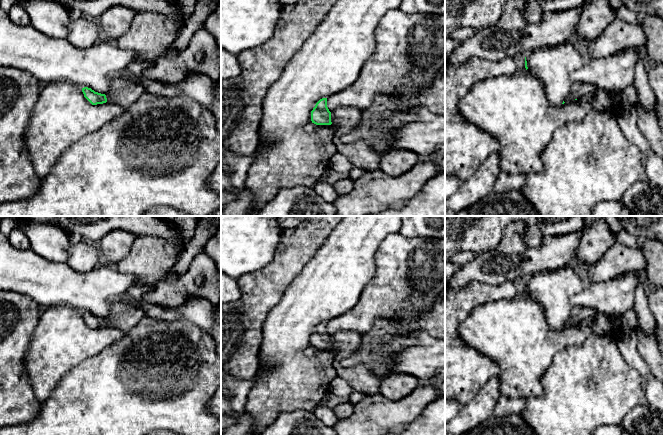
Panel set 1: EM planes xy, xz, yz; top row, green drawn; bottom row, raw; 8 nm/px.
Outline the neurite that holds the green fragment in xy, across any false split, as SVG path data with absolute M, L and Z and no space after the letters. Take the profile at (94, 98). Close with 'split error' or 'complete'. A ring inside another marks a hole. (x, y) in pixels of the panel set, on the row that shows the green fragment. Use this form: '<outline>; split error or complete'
M118 77L111 80L106 95L95 92L88 87L82 88L82 92L92 105L109 102L126 110L145 93L145 88L140 82Z; split error

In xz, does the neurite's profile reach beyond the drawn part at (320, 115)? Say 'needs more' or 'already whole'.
needs more

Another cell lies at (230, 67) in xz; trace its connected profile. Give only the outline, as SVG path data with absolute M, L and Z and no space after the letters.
M221 49L221 81L239 76L241 65L237 55Z

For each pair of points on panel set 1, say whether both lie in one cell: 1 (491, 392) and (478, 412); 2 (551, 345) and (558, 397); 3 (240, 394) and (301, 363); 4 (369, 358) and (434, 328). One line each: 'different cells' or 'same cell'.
1: same cell
2: different cells
3: different cells
4: same cell

